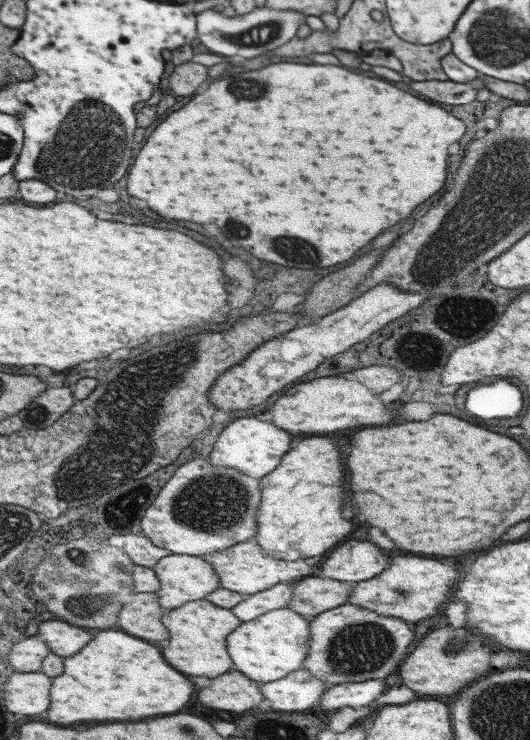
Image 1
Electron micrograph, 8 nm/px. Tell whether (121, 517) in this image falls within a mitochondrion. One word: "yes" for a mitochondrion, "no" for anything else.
yes

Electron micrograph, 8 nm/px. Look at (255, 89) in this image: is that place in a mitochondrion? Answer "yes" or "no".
yes

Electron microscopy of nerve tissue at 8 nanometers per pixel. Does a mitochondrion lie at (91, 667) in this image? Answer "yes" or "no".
no

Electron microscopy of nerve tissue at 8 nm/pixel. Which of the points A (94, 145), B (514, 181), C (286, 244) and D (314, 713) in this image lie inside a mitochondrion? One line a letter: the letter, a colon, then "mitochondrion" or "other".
A: mitochondrion
B: mitochondrion
C: mitochondrion
D: other

